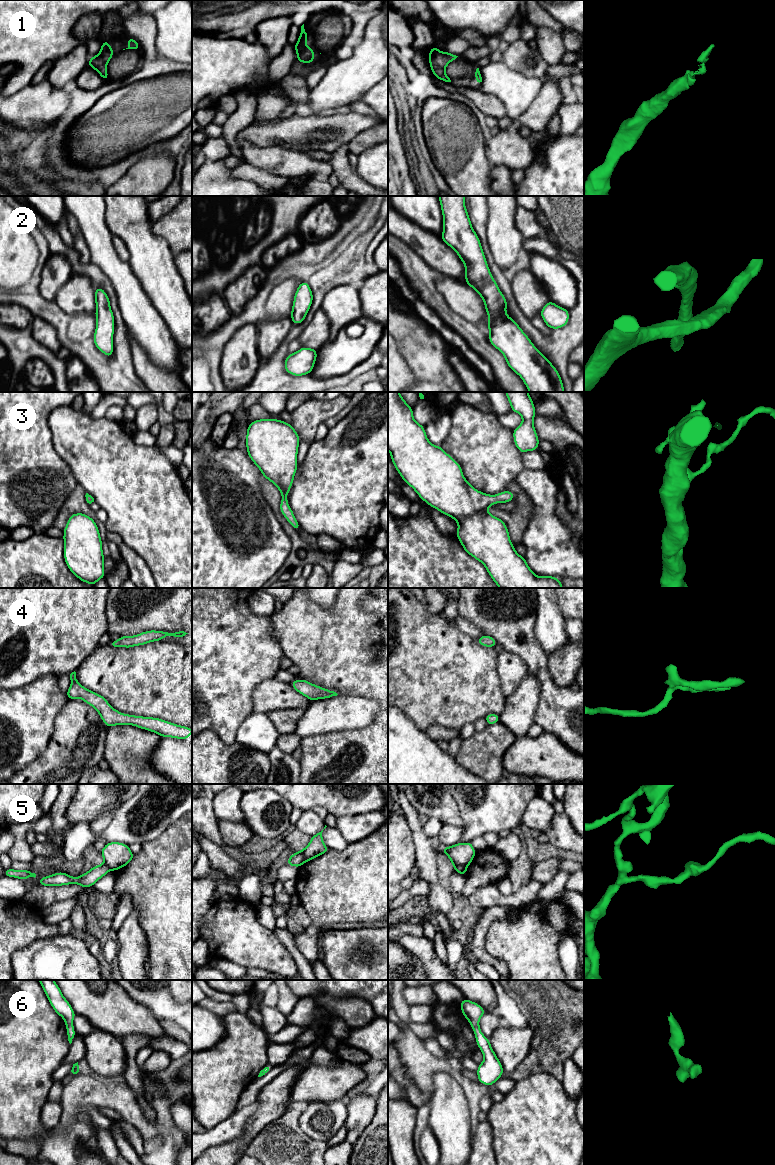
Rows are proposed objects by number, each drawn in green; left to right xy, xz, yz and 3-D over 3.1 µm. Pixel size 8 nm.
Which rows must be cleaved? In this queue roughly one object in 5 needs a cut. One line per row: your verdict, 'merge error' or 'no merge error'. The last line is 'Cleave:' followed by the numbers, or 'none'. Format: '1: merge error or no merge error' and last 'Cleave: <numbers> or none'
1: no merge error
2: no merge error
3: no merge error
4: no merge error
5: merge error
6: no merge error
Cleave: 5

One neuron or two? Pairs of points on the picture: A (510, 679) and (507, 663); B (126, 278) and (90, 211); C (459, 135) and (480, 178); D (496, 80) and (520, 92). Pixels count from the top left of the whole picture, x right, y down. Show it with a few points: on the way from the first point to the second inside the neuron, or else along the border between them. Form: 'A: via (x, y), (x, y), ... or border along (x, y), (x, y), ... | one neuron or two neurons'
A: via (510, 675), (510, 667) | one neuron
B: via (109, 261), (103, 254), (94, 228) | one neuron
C: via (459, 146), (460, 158), (469, 167) | one neuron
D: via (502, 82), (514, 90) | one neuron

